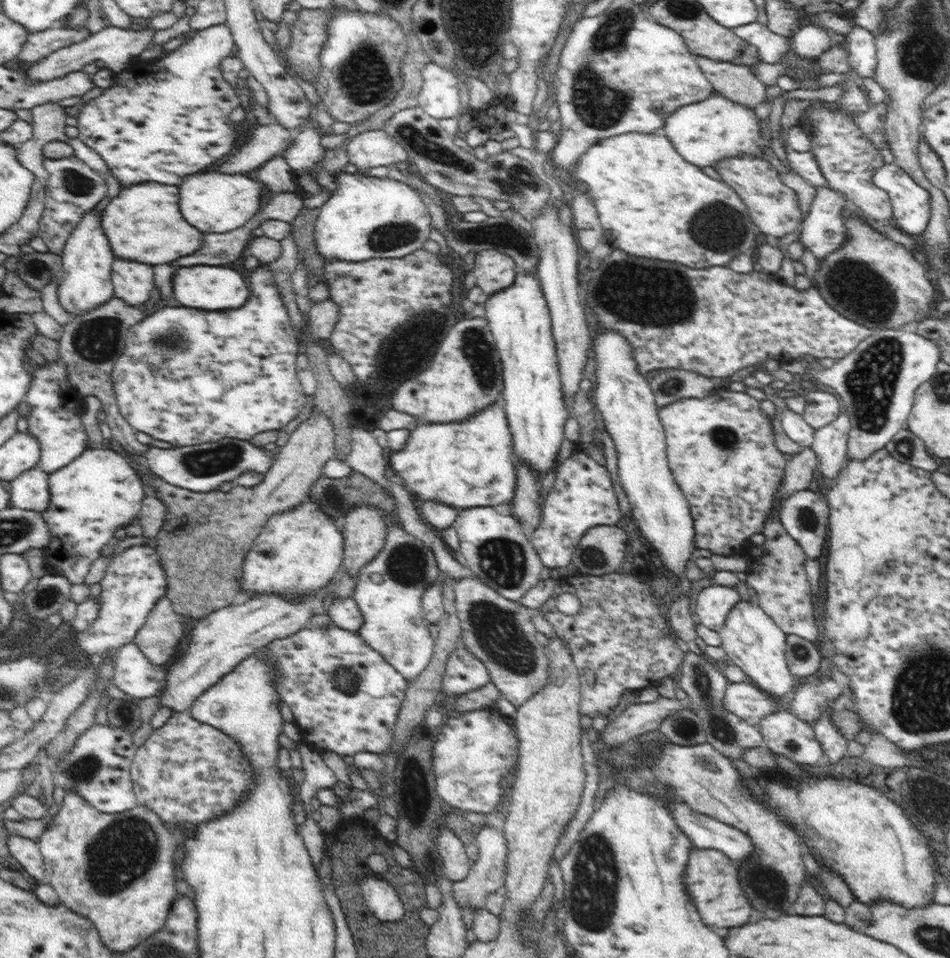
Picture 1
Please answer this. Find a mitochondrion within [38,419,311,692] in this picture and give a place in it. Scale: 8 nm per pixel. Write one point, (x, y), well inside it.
(206, 461)

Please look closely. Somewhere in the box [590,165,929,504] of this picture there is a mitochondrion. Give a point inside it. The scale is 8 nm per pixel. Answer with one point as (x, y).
(650, 296)

